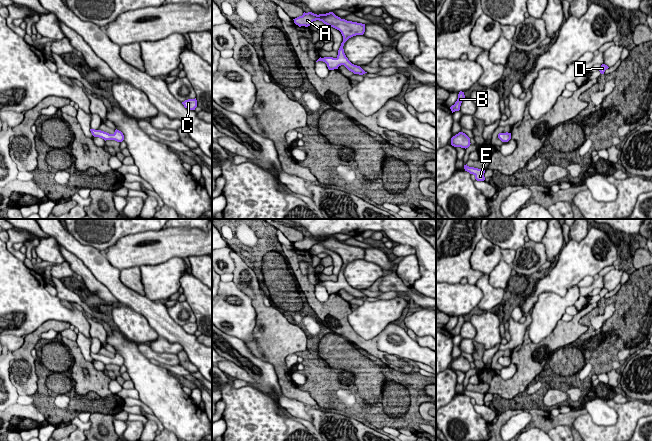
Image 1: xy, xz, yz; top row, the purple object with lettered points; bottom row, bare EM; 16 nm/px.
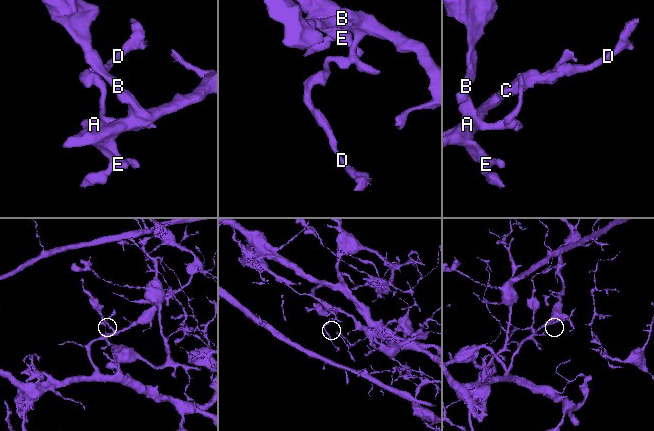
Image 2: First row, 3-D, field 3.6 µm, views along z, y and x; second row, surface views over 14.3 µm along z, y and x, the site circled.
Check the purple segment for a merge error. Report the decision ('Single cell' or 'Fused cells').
Fused cells

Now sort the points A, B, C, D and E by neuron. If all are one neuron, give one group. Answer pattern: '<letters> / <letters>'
A B C E / D

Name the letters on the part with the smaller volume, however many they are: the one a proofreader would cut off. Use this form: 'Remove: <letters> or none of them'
Remove: D

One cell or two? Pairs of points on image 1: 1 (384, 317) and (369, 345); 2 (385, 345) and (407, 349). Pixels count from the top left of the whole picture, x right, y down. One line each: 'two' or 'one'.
1: two
2: one

